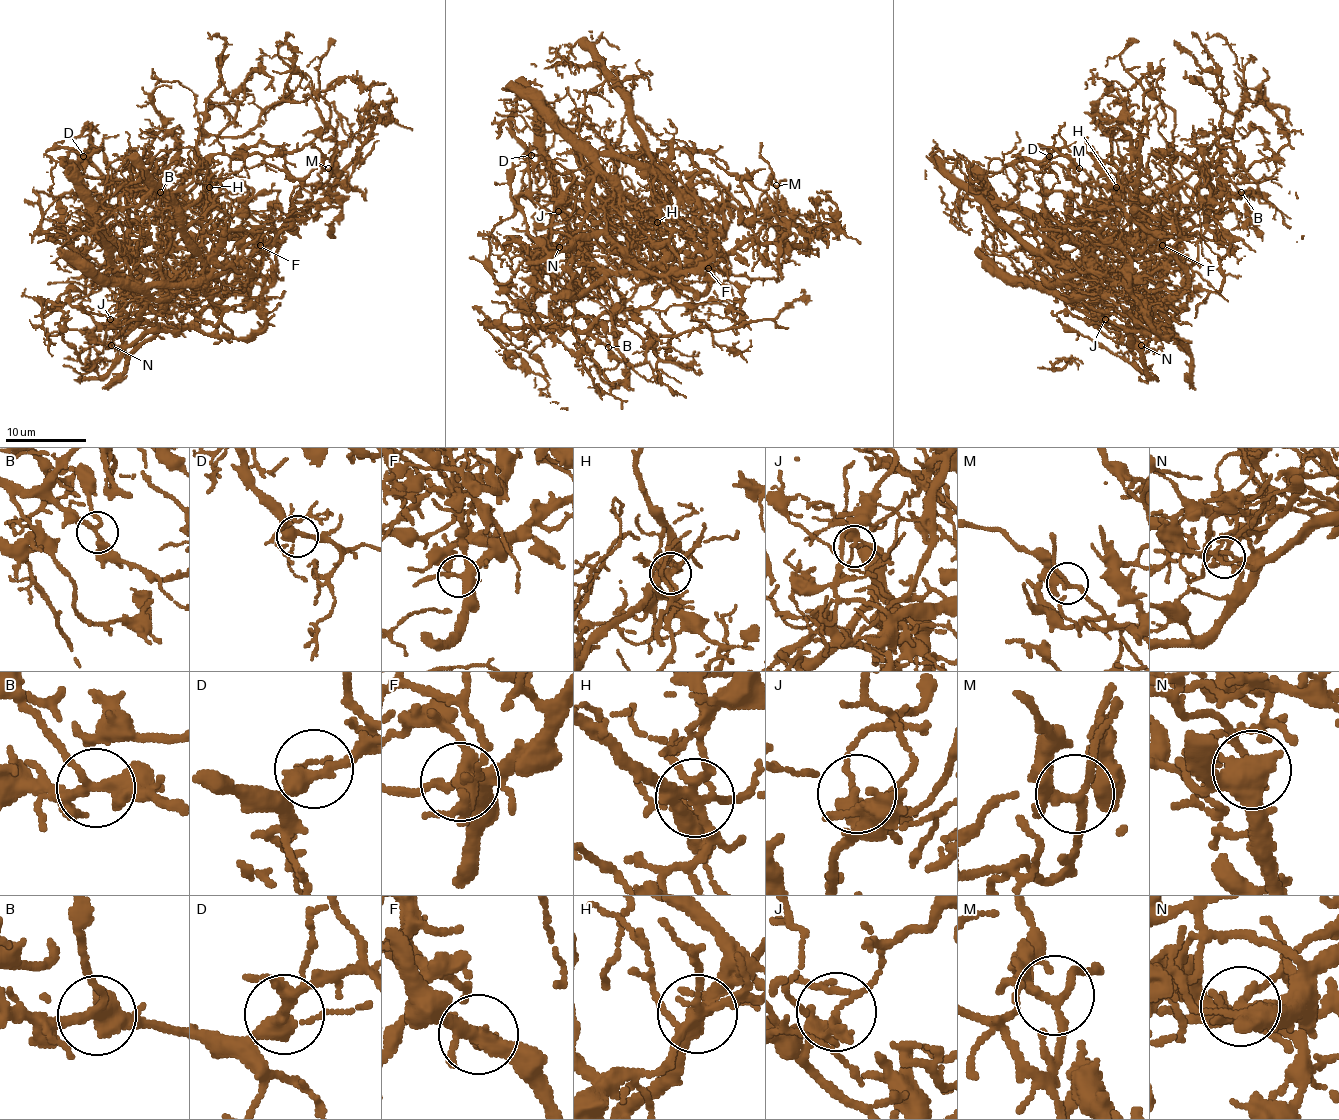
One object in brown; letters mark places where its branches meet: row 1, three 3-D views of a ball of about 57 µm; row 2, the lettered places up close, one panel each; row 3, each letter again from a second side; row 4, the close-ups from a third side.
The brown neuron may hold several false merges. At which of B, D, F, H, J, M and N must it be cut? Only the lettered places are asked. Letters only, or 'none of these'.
H, J, N

